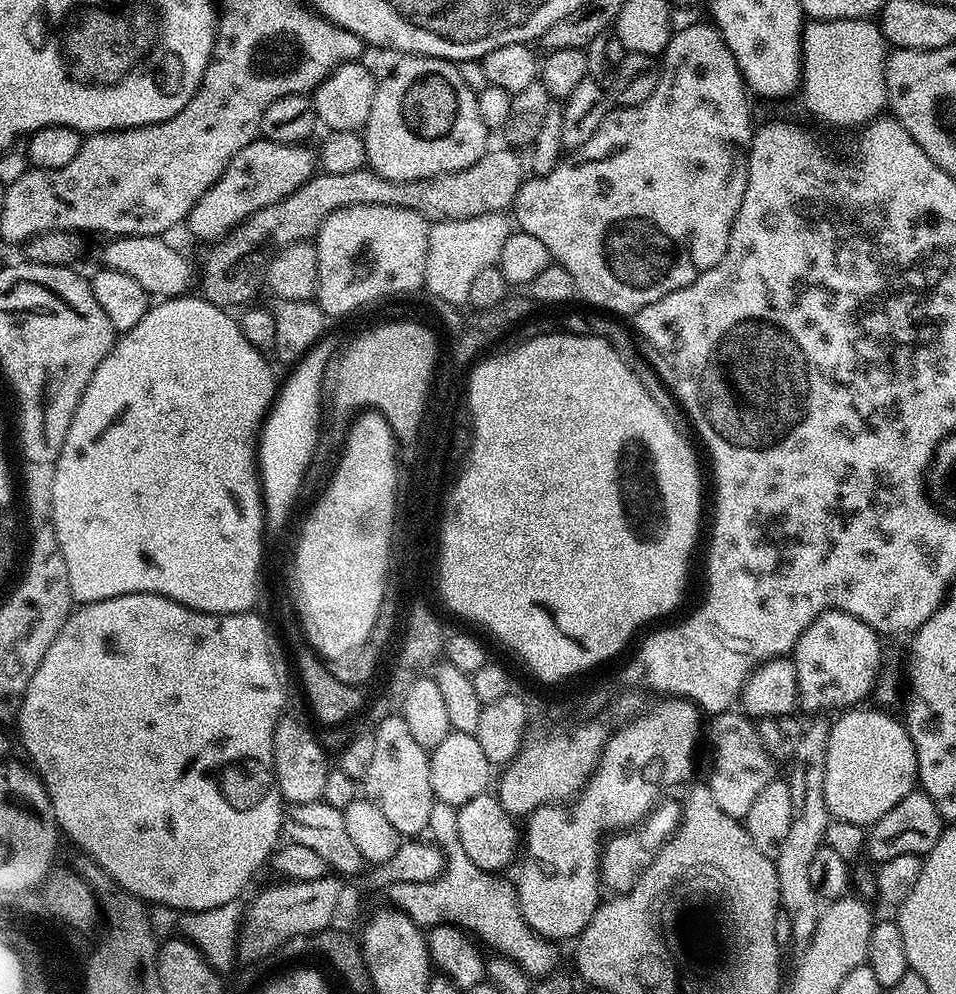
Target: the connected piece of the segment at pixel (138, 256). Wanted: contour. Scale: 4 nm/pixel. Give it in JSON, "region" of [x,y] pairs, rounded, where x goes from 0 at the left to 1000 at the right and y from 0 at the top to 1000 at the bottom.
{"region":[[[123,237],[112,242],[109,249],[108,269],[118,270],[128,276],[136,276],[149,292],[155,294],[159,300],[179,300],[200,295],[203,290],[203,274],[201,278],[201,266],[180,245],[175,245],[175,240],[165,237]]]}

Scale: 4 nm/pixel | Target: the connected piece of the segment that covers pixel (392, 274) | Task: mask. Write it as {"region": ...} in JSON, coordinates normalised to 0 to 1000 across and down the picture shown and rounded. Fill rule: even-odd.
{"region":[[[366,207],[346,213],[328,238],[333,256],[329,305],[344,320],[364,318],[396,298],[444,290],[449,222],[416,207]]]}

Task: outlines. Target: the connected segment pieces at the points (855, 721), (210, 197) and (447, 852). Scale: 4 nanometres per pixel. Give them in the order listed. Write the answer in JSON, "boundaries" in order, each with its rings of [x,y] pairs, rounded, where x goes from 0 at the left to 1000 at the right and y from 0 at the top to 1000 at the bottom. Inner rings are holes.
{"boundaries":[[[[896,710],[884,715],[876,728],[871,727],[866,734],[866,754],[864,755],[864,811],[867,822],[885,827],[893,827],[901,831],[911,831],[928,819],[934,811],[939,811],[948,799],[952,799],[959,792],[958,756],[956,746],[952,742],[949,732],[940,723],[928,720],[928,715],[917,714],[915,711]]],[[[275,139],[266,140],[257,147],[253,147],[253,151],[249,151],[249,155],[245,155],[245,159],[238,164],[236,171],[228,179],[228,183],[224,183],[224,187],[220,187],[220,191],[215,195],[211,195],[211,199],[207,199],[207,203],[199,211],[195,228],[207,240],[225,243],[245,232],[253,222],[262,220],[270,211],[274,211],[278,207],[299,199],[303,195],[308,195],[328,176],[333,169],[332,154],[327,150],[325,153],[324,150],[318,148],[322,147],[319,147],[317,144],[292,145],[286,141],[277,141]]],[[[457,805],[450,815],[448,837],[467,862],[464,878],[457,885],[450,887],[409,890],[404,897],[404,900],[410,904],[407,906],[437,931],[451,932],[472,928],[491,936],[503,947],[506,945],[513,953],[519,954],[515,956],[540,967],[553,983],[568,984],[574,978],[583,977],[583,951],[564,942],[548,927],[537,890],[532,886],[530,889],[529,886],[523,885],[527,883],[522,880],[506,877],[500,871],[496,871],[487,855],[483,855],[483,847],[479,843],[479,831],[477,830],[478,816],[478,810],[468,809],[461,805]]]]}

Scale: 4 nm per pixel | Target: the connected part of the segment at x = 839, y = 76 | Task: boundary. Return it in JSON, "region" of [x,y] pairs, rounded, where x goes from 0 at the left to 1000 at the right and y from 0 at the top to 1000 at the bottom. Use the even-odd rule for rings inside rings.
{"region":[[[846,19],[837,39],[839,94],[846,115],[874,129],[890,131],[915,121],[929,109],[925,63],[930,51],[919,23],[911,19]]]}

